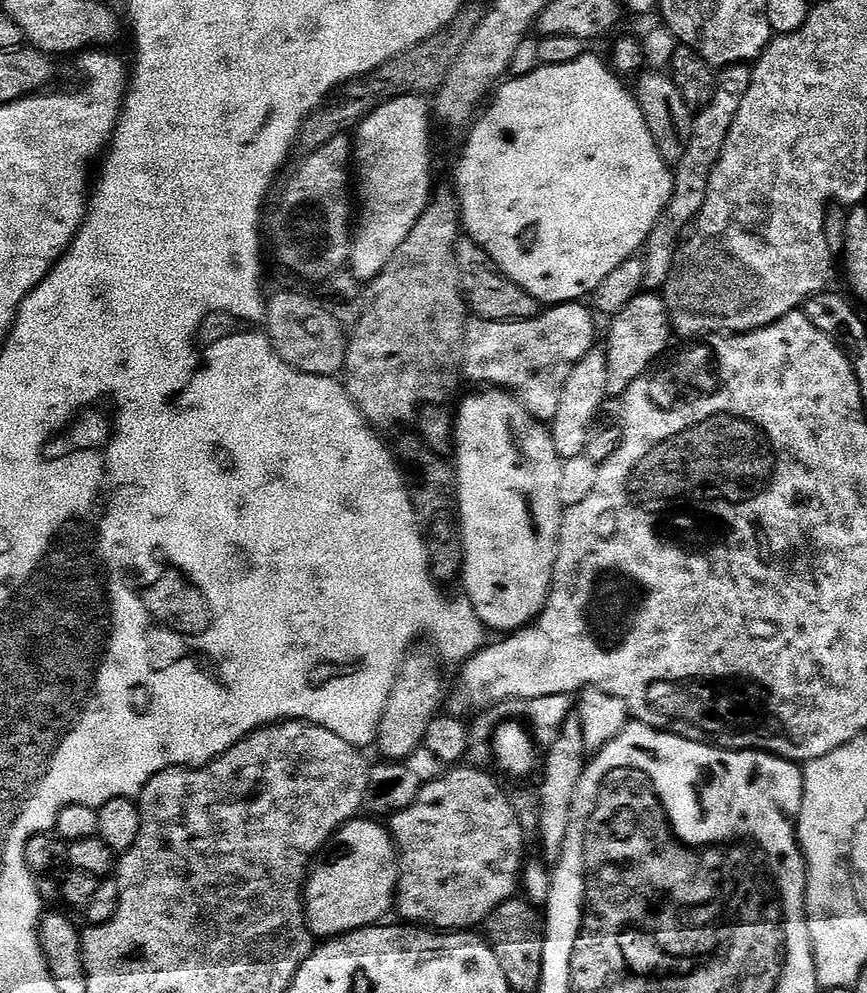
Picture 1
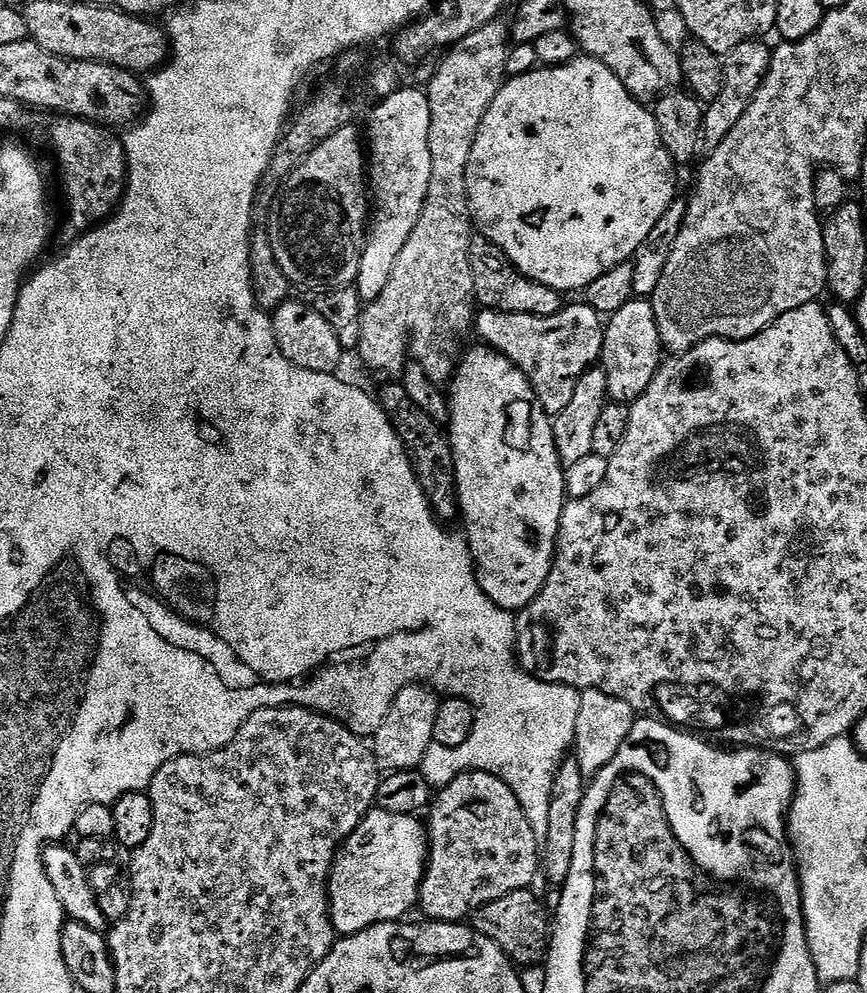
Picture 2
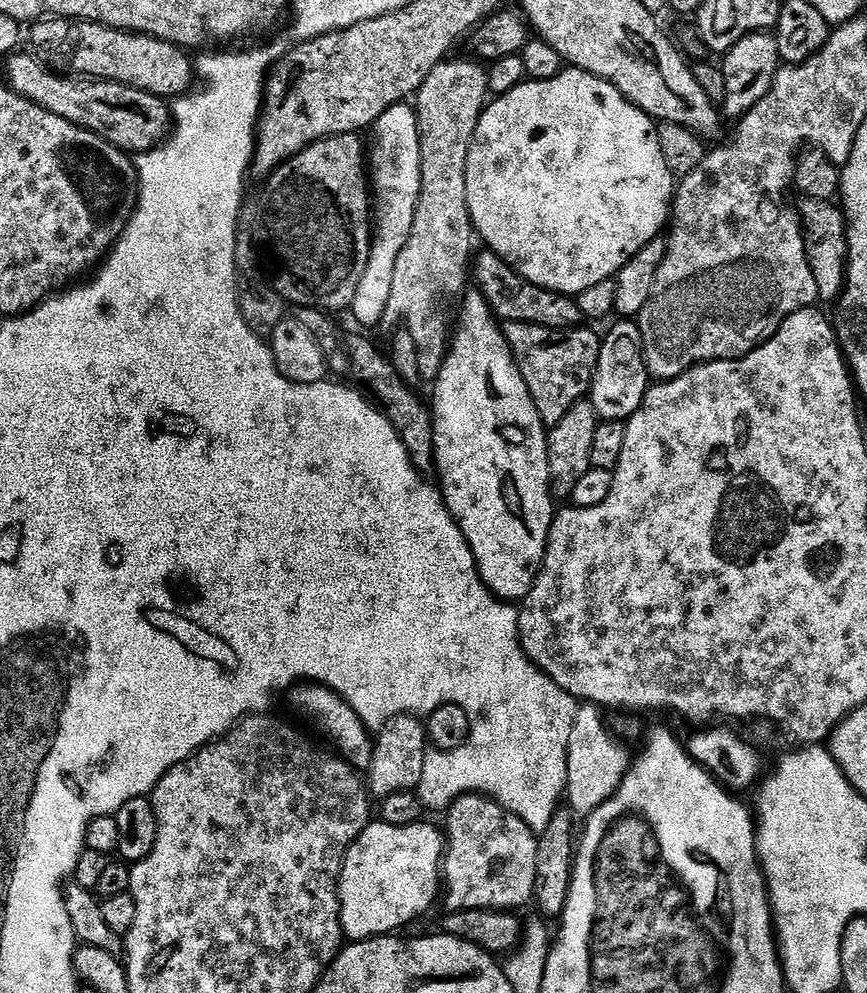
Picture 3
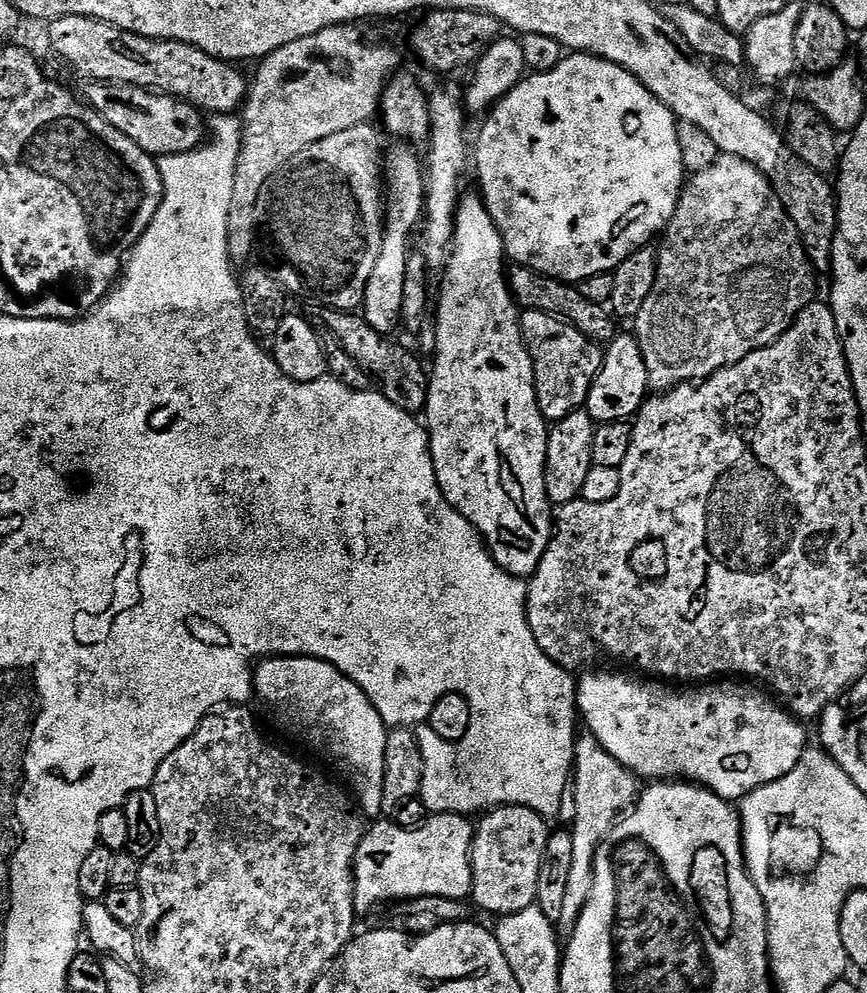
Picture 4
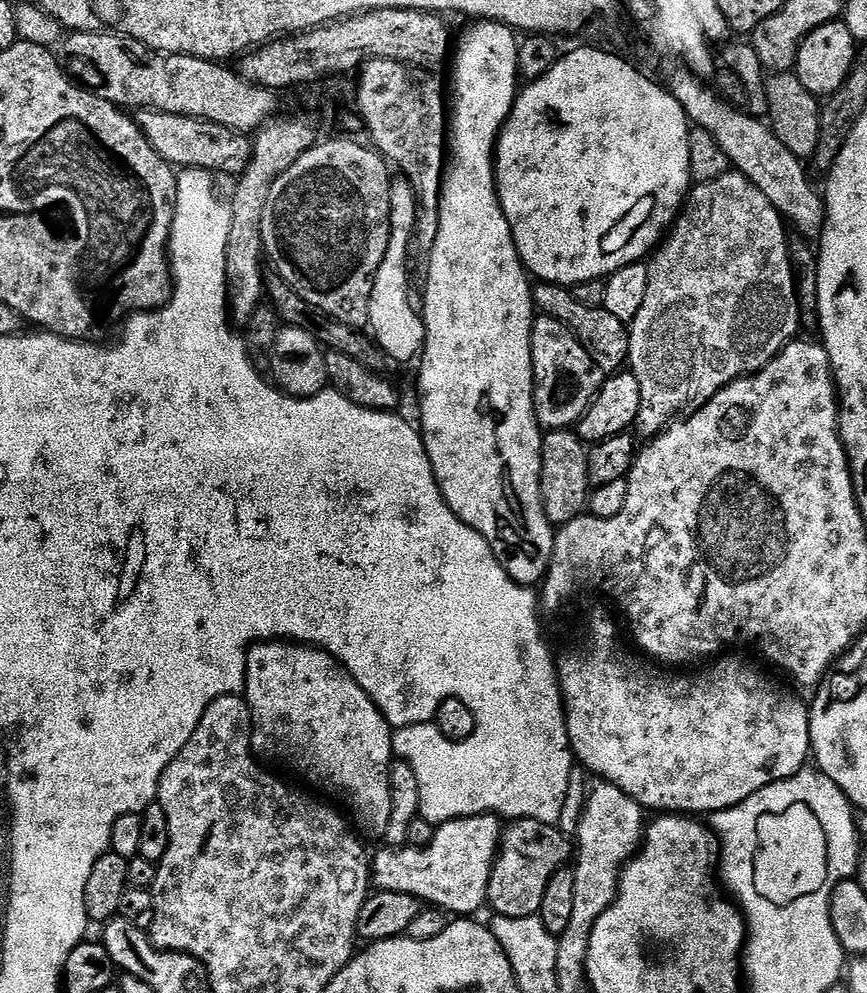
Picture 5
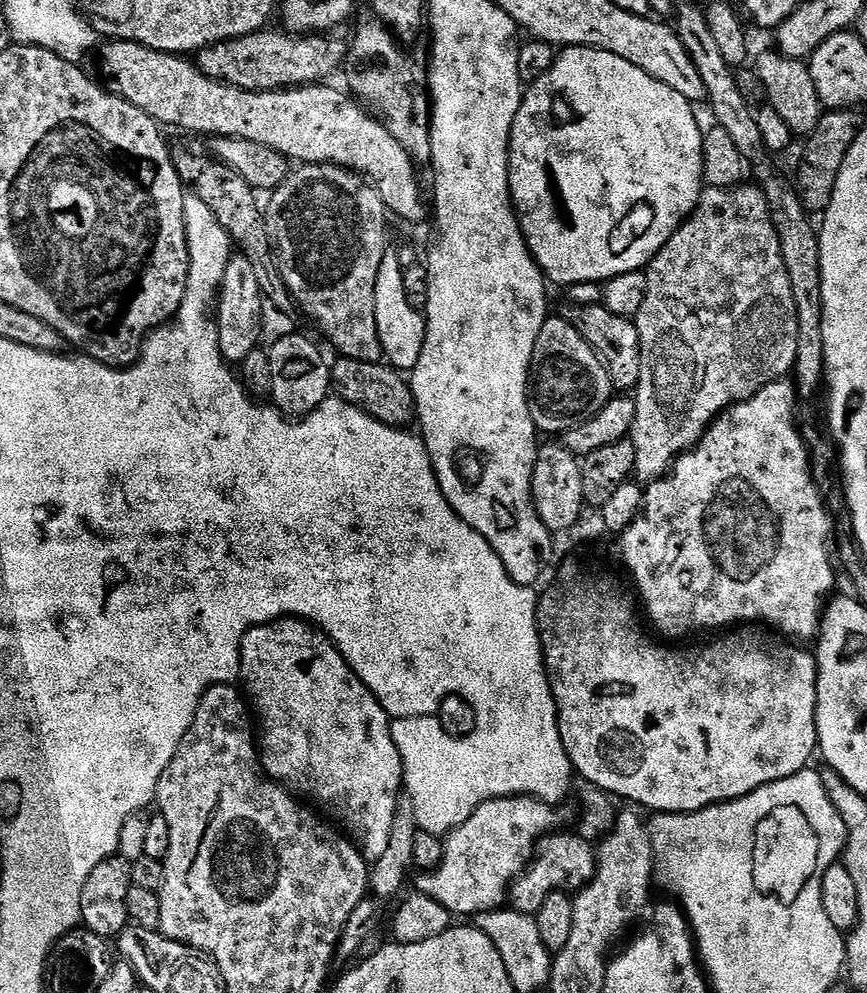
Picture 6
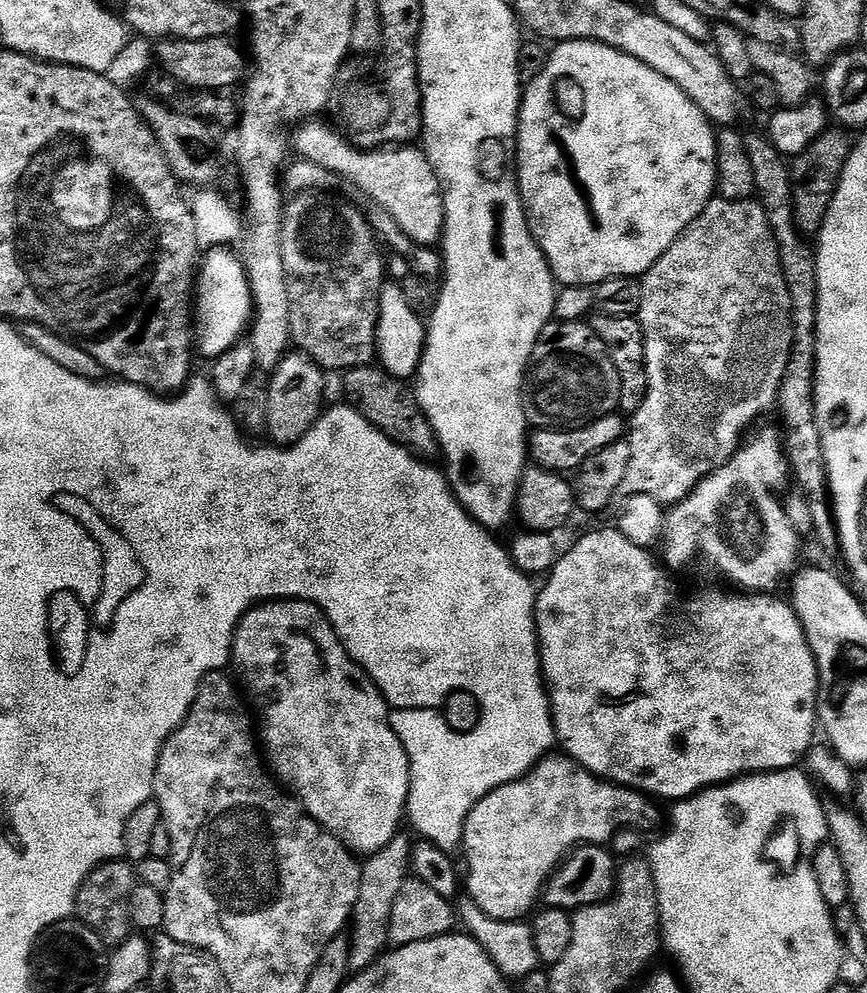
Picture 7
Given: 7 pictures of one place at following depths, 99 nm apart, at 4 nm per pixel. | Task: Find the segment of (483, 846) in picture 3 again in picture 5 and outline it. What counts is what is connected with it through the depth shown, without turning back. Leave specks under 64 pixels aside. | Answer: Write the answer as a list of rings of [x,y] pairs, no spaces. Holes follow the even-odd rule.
[[[513,819],[503,829],[500,847],[492,861],[486,901],[487,907],[492,907],[491,911],[495,915],[526,918],[539,913],[550,878],[553,873],[561,871],[567,865],[564,864],[567,860],[569,863],[574,852],[569,837],[567,840],[560,830],[557,825],[544,825],[542,822],[527,819]]]

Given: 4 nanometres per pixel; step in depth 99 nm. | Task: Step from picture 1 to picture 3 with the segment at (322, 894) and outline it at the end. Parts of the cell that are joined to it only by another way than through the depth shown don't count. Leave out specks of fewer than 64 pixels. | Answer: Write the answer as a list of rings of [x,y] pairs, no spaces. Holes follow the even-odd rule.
[[[370,822],[348,847],[340,871],[340,927],[349,941],[370,940],[373,936],[399,933],[399,928],[418,919],[435,902],[436,895],[441,895],[446,836],[441,829],[439,832],[434,825],[424,823],[390,826],[383,822]]]

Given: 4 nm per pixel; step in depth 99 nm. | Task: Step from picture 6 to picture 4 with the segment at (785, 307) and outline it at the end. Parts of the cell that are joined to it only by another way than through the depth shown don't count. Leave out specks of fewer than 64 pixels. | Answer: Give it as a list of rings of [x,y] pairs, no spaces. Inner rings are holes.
[[[721,155],[709,168],[695,173],[685,183],[684,189],[680,191],[680,201],[674,210],[672,221],[664,229],[662,239],[659,241],[656,265],[658,274],[654,278],[654,290],[650,290],[650,298],[646,298],[646,306],[642,306],[642,310],[635,316],[634,335],[642,352],[642,362],[646,366],[649,389],[660,394],[677,388],[680,384],[707,380],[709,376],[721,372],[723,368],[734,366],[738,362],[742,362],[742,358],[770,346],[796,321],[801,310],[813,303],[815,296],[812,295],[816,292],[815,278],[817,279],[817,277],[814,275],[814,269],[808,262],[804,248],[800,245],[800,236],[796,233],[796,227],[784,213],[784,208],[780,205],[776,192],[755,167],[733,156]]]

